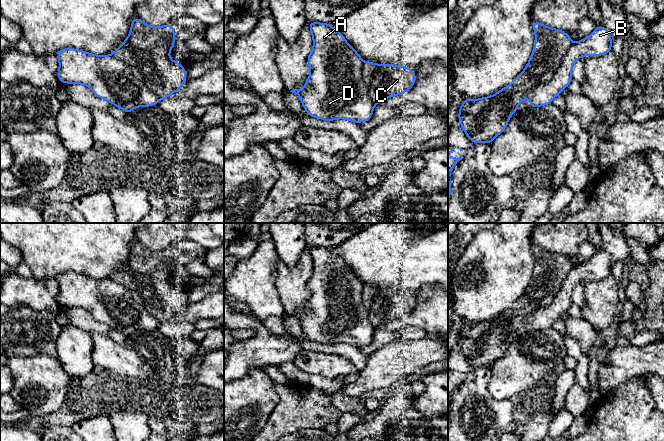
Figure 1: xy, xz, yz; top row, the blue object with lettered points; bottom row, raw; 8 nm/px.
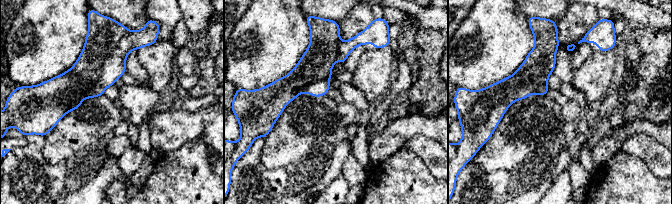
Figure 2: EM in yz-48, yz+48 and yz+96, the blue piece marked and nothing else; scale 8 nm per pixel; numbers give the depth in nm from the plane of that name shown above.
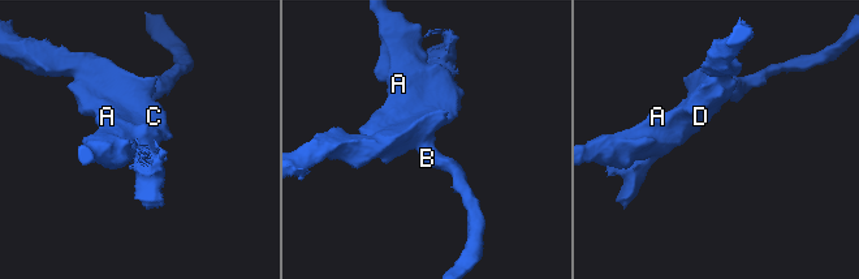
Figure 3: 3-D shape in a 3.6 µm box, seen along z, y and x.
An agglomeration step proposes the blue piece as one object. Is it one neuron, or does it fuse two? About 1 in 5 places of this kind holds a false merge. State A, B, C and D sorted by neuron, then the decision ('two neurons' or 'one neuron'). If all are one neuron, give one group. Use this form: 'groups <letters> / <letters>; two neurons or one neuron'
groups A B D / C; two neurons

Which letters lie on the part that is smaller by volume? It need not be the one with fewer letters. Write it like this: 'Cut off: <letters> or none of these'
Cut off: C

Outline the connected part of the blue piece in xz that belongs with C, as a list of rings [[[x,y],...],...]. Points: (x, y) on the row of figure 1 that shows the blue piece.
[[[367,62],[362,69],[362,79],[368,88],[370,100],[376,105],[410,90],[416,82],[416,73],[402,65]]]

